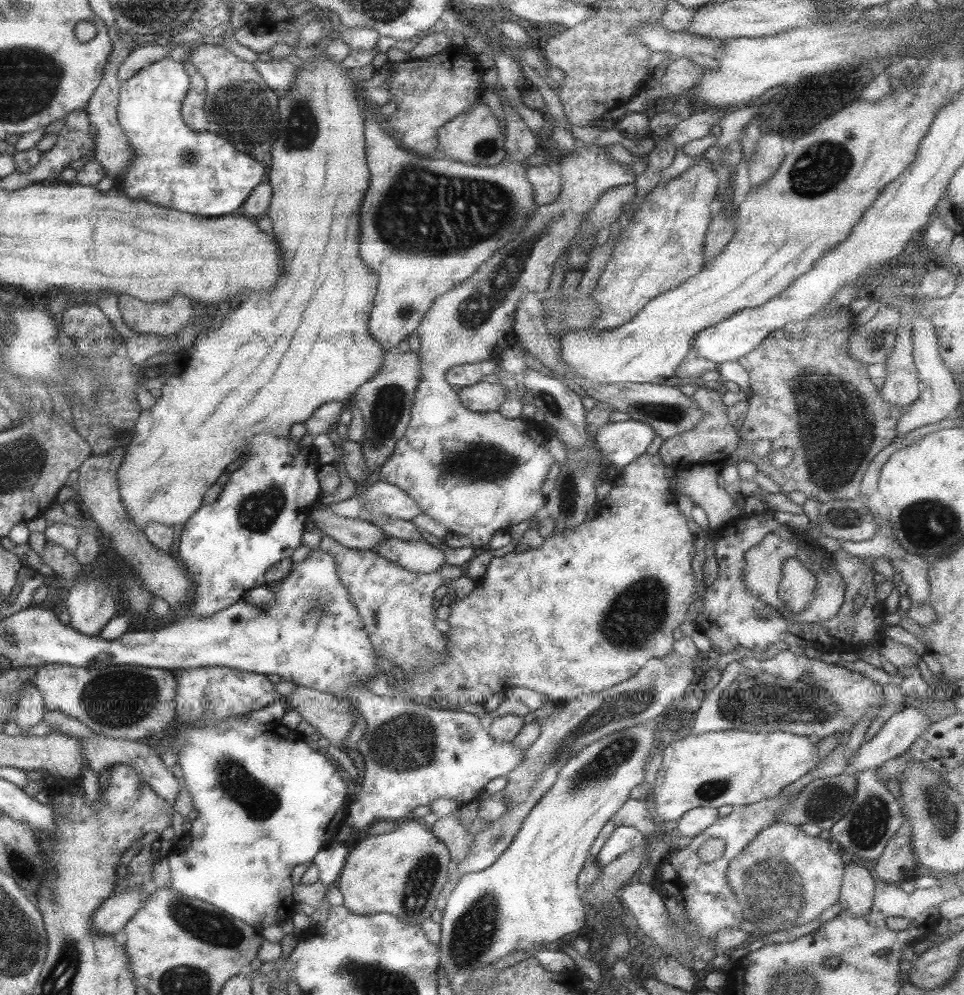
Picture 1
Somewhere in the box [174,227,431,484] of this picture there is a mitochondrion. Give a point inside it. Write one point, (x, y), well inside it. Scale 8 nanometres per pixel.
(388, 406)

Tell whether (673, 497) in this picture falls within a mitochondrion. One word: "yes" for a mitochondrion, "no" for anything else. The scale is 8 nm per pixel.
no

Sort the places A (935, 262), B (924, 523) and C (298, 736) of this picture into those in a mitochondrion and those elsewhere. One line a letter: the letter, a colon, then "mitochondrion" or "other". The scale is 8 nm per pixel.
A: other
B: mitochondrion
C: other

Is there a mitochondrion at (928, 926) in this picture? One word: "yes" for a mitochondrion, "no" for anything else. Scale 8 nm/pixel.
no

